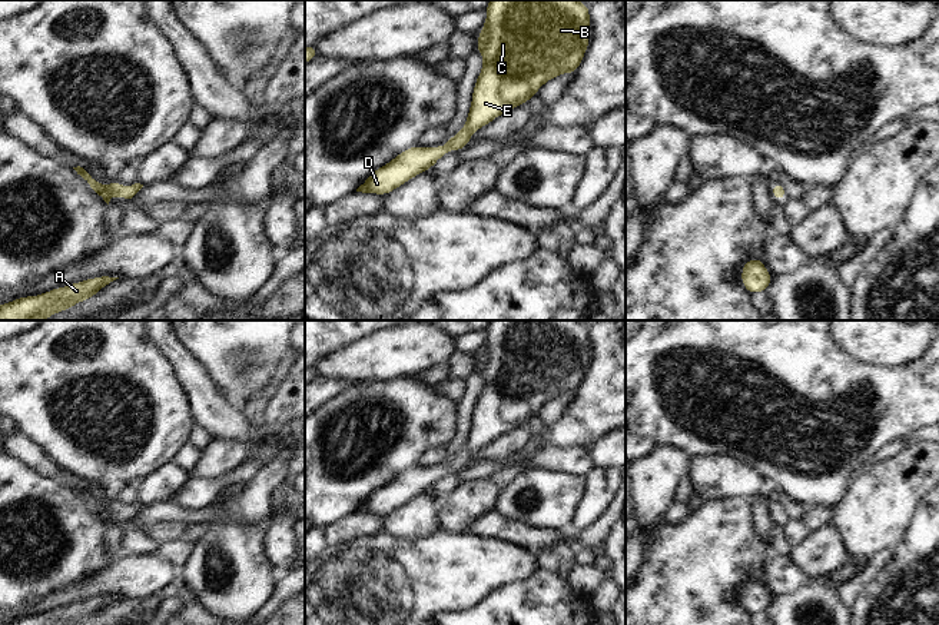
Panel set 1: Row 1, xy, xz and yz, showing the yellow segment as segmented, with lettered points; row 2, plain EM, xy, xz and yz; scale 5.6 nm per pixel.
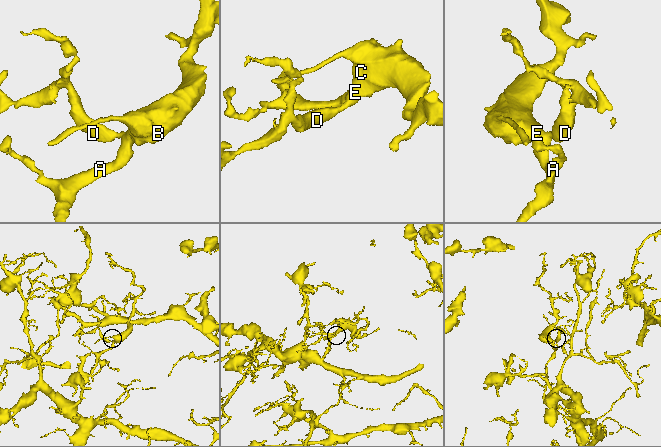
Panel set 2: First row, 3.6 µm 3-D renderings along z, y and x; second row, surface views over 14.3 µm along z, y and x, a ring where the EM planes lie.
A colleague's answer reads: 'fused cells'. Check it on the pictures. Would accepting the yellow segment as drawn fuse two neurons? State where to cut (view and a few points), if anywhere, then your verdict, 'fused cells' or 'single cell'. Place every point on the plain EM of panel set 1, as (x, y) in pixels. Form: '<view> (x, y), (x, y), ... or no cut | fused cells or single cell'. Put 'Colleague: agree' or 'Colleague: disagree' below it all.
no cut | single cell
Colleague: disagree

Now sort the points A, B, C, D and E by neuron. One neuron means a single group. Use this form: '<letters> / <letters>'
A B C D E

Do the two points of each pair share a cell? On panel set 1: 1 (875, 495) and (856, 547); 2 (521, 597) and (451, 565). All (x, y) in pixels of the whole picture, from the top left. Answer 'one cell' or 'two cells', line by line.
1: one cell
2: two cells

